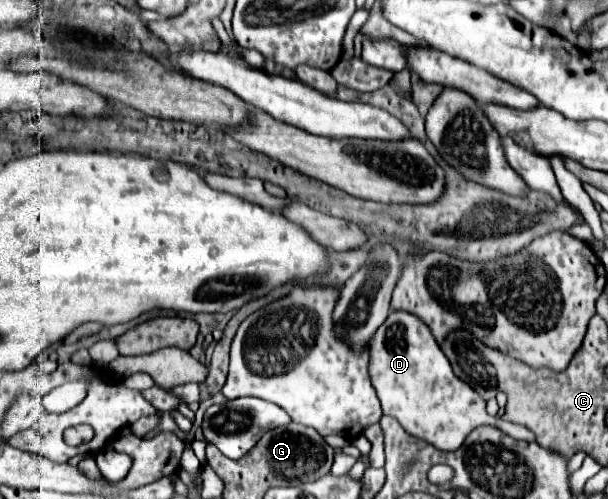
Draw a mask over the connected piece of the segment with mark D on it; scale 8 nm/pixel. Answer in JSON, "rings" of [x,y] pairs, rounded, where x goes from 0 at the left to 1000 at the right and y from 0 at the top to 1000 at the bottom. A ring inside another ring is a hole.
{"rings":[[[643,625],[640,629],[640,637],[613,669],[610,721],[613,721],[610,737],[607,737],[610,766],[613,766],[613,778],[620,782],[630,830],[653,838],[656,850],[673,870],[679,870],[692,882],[702,882],[706,890],[715,890],[722,902],[752,902],[762,890],[762,882],[768,878],[768,870],[793,850],[817,854],[821,862],[827,862],[847,882],[865,886],[882,882],[880,872],[865,856],[824,842],[819,834],[804,834],[798,826],[798,802],[791,802],[791,794],[785,794],[785,786],[778,786],[778,778],[771,778],[771,770],[765,770],[762,762],[755,762],[745,749],[742,729],[738,729],[735,713],[725,705],[722,689],[712,681],[706,653],[699,653],[699,645],[686,641],[686,633],[679,633],[679,629],[669,629],[669,625]]]}

